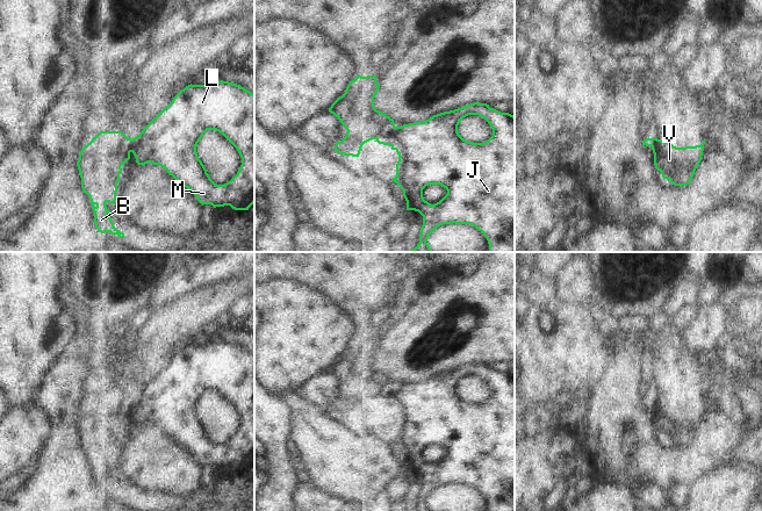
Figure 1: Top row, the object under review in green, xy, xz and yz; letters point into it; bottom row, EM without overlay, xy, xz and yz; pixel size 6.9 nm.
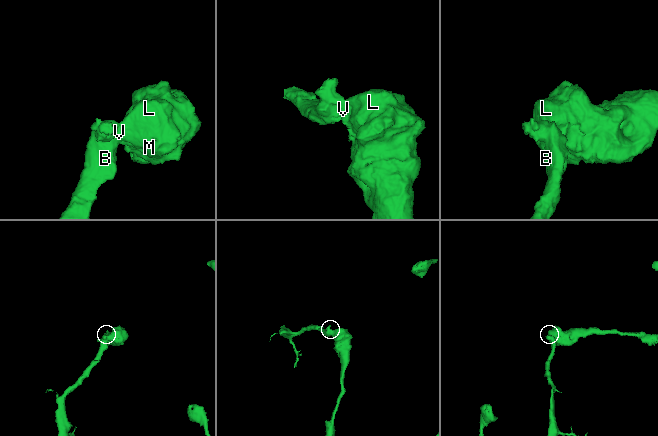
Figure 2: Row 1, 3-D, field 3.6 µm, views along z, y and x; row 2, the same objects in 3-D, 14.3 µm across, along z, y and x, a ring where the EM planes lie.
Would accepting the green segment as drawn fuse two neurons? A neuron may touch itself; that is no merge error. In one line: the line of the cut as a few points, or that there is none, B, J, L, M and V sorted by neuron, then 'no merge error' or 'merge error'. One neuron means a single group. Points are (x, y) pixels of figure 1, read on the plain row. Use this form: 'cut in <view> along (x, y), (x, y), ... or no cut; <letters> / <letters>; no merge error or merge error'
cut in xz along (396, 387), (392, 390), (386, 403), (382, 398), (376, 401); B / J L M V; merge error

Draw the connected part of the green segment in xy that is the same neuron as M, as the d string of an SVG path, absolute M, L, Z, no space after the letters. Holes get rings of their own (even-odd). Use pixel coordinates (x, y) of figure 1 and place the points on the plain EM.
M221 340L186 346L131 401L130 411L138 425L150 423L164 427L170 436L188 448L202 466L230 466L235 470L249 470L254 463L254 354L240 345ZM207 390L221 393L242 418L237 434L224 445L217 445L210 439L197 417L196 405Z

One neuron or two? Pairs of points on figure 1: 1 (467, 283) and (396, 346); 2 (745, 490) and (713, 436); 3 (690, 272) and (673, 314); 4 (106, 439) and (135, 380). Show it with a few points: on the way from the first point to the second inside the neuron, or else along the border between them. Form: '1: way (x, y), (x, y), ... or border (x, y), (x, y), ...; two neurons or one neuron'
1: way (450, 297), (414, 332); one neuron
2: border (737, 455), (725, 462), (720, 462), (704, 474); two neurons
3: border (698, 282), (682, 281), (667, 300); two neurons
4: way (106, 424), (106, 419), (130, 395); one neuron

